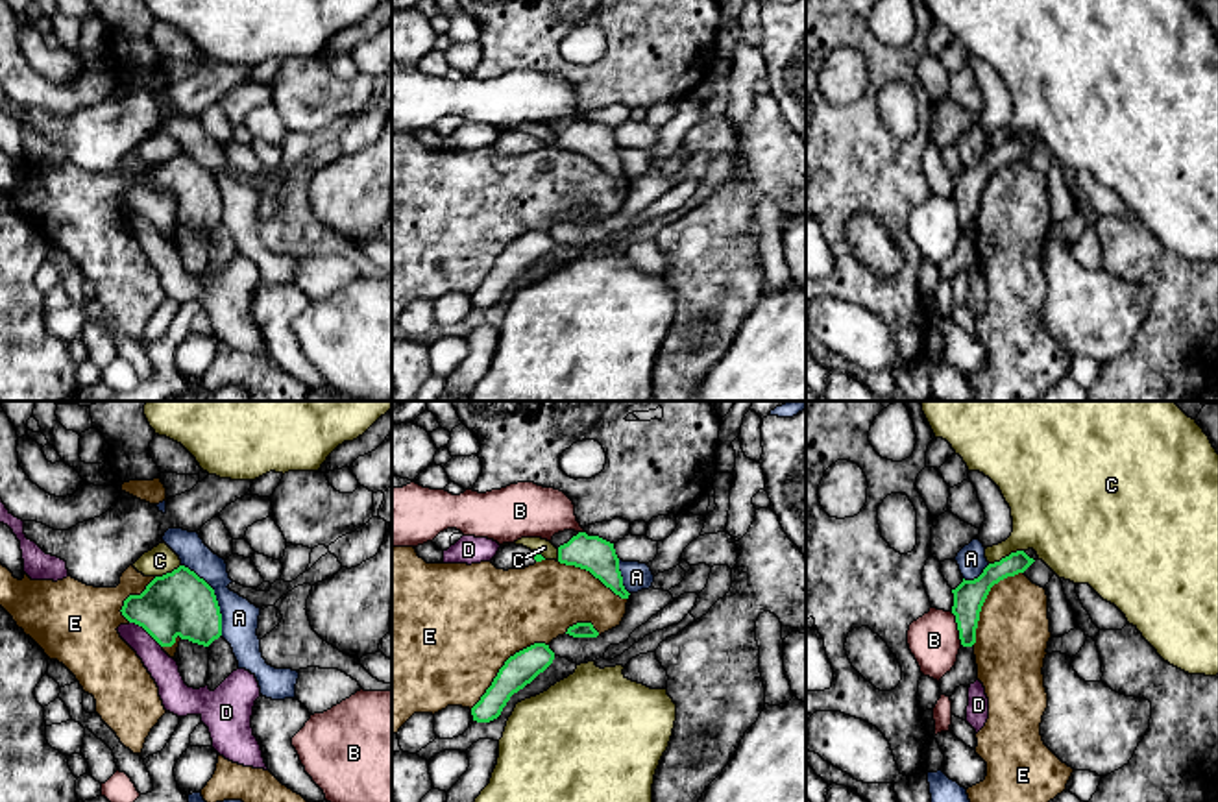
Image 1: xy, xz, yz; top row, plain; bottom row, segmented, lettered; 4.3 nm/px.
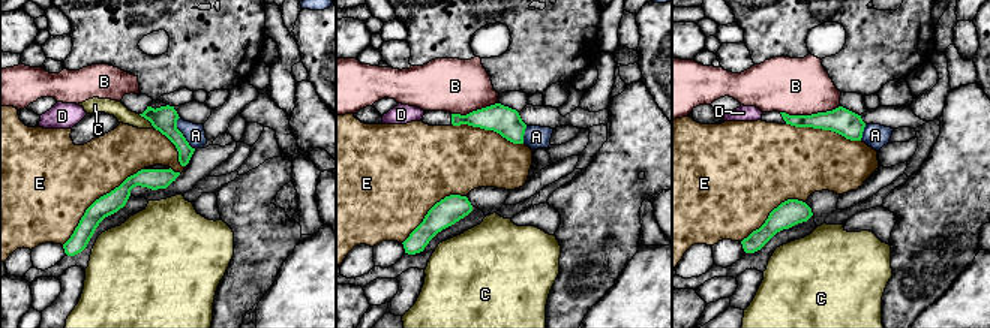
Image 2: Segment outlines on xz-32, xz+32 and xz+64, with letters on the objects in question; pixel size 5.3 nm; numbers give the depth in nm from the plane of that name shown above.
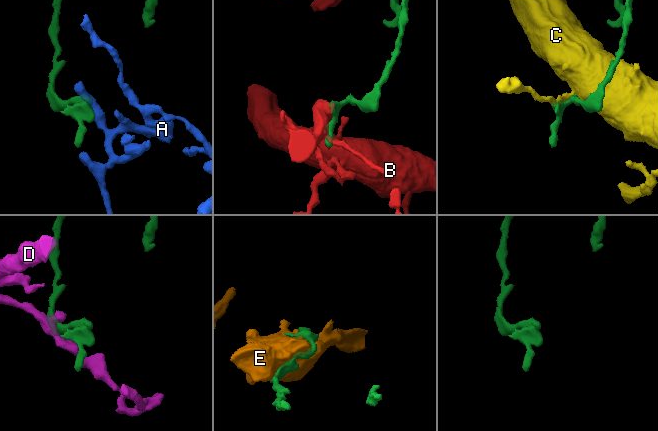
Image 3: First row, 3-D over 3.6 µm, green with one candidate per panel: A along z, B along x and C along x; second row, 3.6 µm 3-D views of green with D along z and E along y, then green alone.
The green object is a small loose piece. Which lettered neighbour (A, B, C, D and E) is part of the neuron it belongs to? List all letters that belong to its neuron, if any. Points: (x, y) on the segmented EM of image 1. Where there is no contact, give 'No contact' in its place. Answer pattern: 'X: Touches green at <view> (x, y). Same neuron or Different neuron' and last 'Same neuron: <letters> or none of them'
A: Touches green at xy (215, 597). Different neuron
B: Touches green at yz (958, 629). Different neuron
C: Touches green at yz (1006, 557). Different neuron
D: Touches green at xy (146, 631). Different neuron
E: Touches green at xz (505, 664). Different neuron
Same neuron: none of them

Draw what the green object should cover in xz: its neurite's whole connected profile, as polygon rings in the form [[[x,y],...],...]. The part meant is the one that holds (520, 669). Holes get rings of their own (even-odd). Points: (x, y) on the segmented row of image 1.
[[[534,643],[510,656],[481,700],[471,708],[473,721],[490,723],[497,719],[510,697],[543,673],[553,660],[554,652],[545,643]]]

